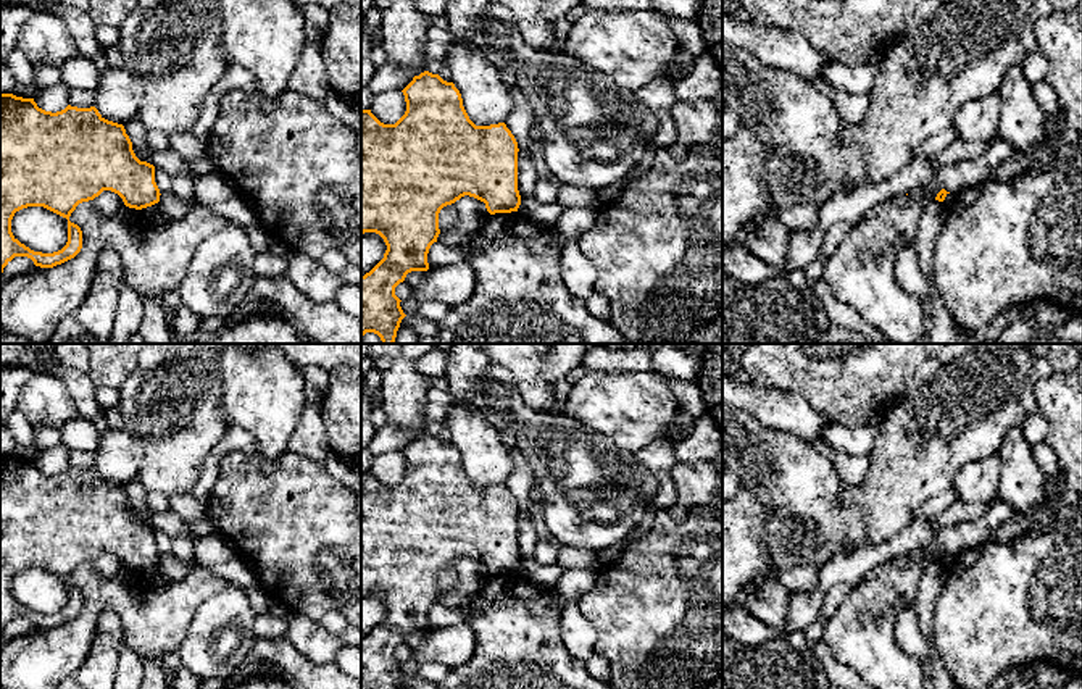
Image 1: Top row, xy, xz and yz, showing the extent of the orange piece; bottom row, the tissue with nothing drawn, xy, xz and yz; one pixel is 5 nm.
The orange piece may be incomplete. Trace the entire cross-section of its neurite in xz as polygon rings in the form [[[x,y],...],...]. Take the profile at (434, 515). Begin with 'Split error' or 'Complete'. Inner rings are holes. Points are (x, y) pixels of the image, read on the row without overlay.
Complete. [[[429,432],[414,437],[402,452],[406,463],[405,476],[395,486],[381,484],[371,471],[361,471],[361,595],[379,595],[387,612],[384,620],[361,637],[361,689],[400,689],[406,678],[395,657],[395,649],[411,633],[427,633],[427,615],[440,595],[439,574],[464,557],[485,565],[490,576],[518,573],[518,503],[505,484],[476,487],[453,444]]]

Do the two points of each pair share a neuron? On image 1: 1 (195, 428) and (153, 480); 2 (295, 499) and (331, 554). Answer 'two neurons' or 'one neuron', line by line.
1: one neuron
2: one neuron

